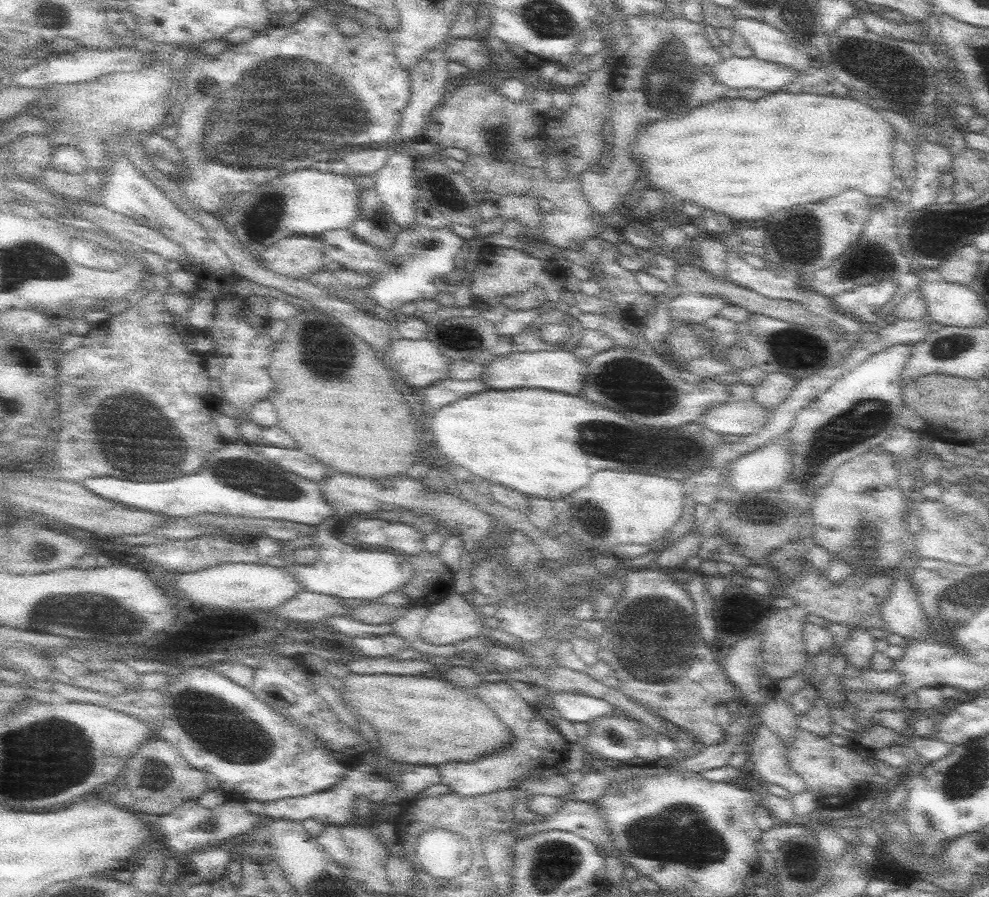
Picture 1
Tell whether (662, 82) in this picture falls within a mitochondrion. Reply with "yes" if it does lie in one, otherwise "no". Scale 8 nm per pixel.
yes

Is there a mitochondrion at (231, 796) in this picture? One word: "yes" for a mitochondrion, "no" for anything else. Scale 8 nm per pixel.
no

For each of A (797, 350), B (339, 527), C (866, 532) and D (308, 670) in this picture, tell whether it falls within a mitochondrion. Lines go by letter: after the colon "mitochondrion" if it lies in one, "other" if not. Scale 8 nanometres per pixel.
A: mitochondrion
B: other
C: mitochondrion
D: other

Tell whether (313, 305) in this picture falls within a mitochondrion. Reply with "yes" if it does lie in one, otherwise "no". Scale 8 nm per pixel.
no

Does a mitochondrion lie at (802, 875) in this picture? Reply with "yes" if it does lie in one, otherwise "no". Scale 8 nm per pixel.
no

